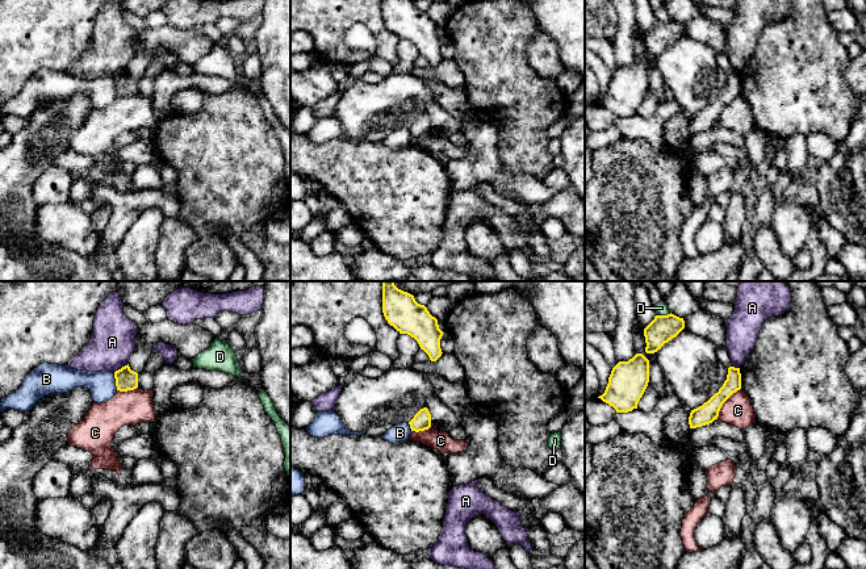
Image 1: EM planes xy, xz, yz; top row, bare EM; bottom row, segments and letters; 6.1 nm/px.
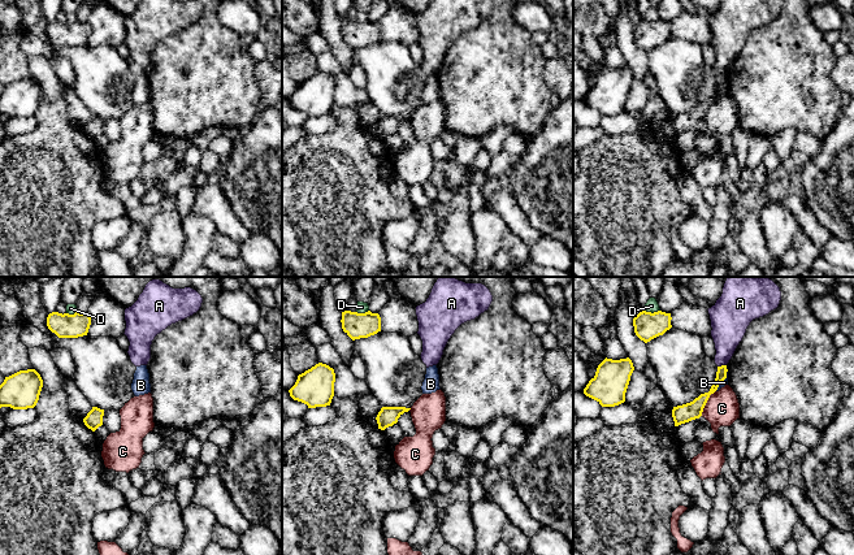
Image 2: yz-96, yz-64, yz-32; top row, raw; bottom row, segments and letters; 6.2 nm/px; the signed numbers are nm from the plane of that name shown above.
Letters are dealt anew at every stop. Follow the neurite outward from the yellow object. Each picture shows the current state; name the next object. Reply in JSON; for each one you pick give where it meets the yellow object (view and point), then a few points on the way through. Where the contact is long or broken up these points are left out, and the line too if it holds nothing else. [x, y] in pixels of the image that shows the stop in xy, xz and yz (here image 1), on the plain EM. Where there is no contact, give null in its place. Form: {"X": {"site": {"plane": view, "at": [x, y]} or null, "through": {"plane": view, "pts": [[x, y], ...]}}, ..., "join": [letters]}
{"join": []}

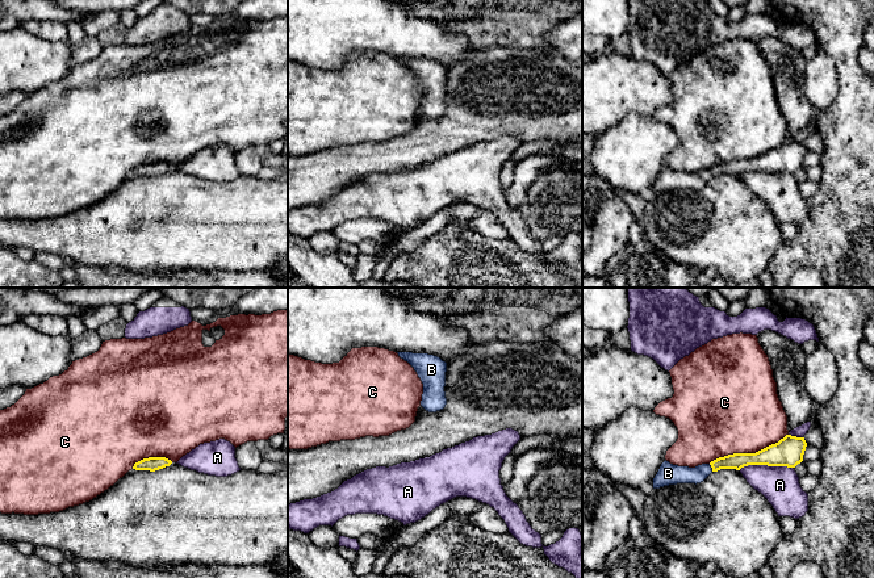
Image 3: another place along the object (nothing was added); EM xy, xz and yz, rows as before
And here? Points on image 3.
{"B": {"site": {"plane": "yz", "at": [711, 172]}, "through": {"plane": "yz", "pts": [[736, 167], [719, 168], [711, 172], [698, 180], [672, 180]]}}, "join": ["B"]}

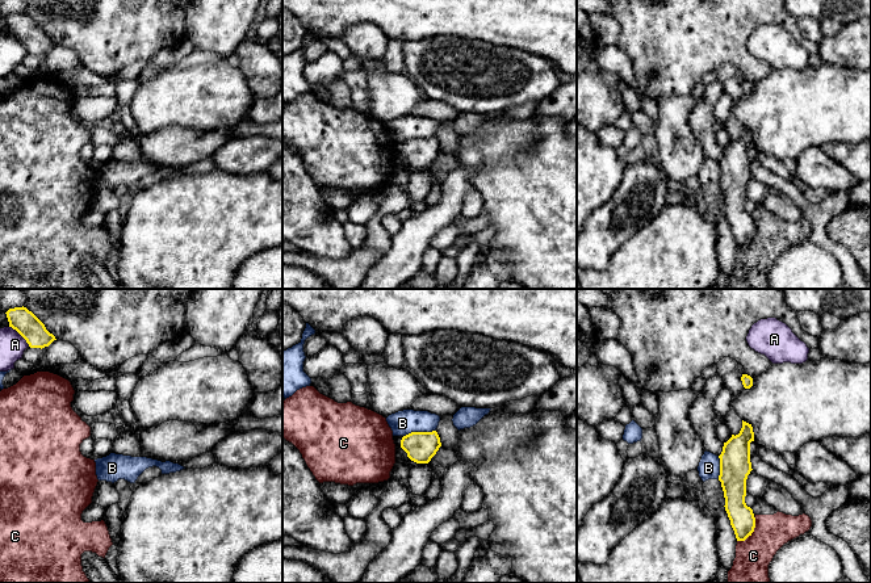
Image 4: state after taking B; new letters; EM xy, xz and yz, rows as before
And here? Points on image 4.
{"join": []}

